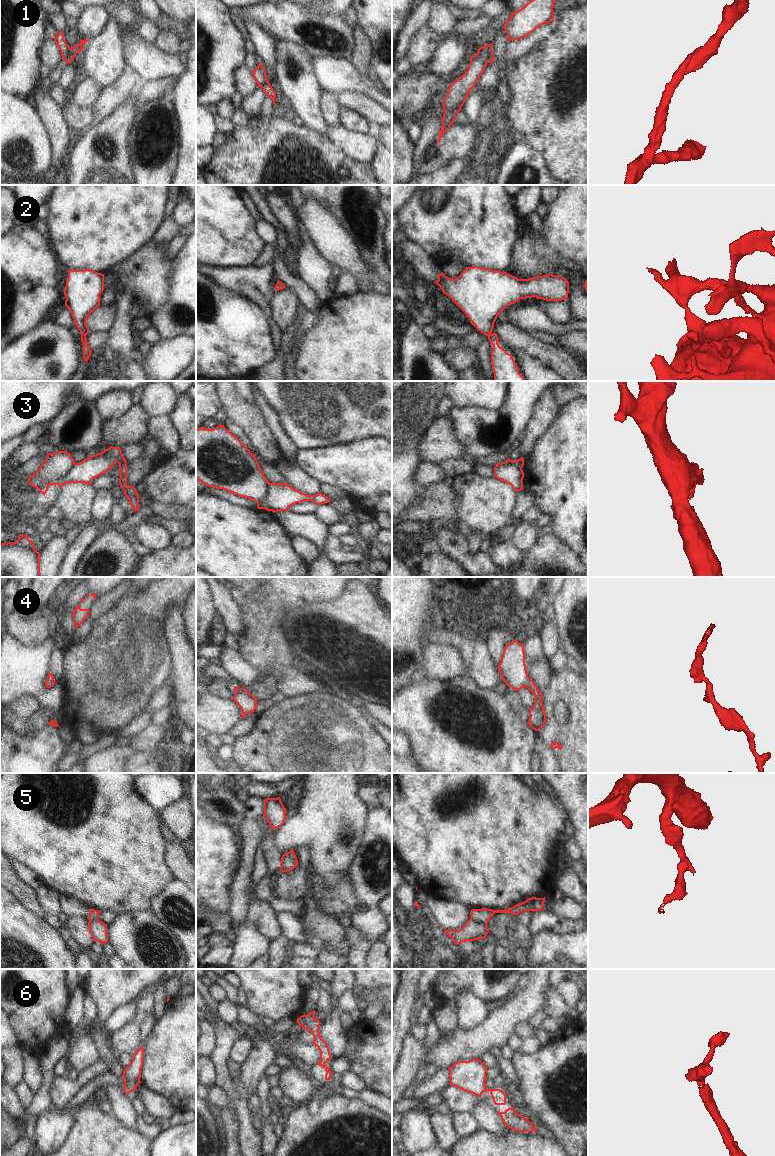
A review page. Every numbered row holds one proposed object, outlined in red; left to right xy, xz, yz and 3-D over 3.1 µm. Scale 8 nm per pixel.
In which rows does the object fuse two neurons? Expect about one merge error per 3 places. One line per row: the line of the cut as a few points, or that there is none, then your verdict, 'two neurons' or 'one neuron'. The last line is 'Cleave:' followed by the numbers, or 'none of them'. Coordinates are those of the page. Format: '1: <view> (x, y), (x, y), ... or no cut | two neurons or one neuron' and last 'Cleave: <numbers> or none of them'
1: yz (491, 48), (486, 61) | two neurons
2: no cut | one neuron
3: xz (269, 483), (269, 494), (266, 503), (275, 511) | two neurons
4: no cut | one neuron
5: yz (470, 918), (486, 924) | two neurons
6: no cut | one neuron
Cleave: 1, 3, 5

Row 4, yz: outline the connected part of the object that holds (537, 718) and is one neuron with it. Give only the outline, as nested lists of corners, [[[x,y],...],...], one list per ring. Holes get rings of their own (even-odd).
[[[515,639],[507,644],[497,668],[507,686],[516,691],[520,691],[523,687],[526,687],[534,694],[535,702],[529,710],[527,724],[535,731],[541,730],[546,724],[542,693],[528,676],[525,665],[524,645]]]

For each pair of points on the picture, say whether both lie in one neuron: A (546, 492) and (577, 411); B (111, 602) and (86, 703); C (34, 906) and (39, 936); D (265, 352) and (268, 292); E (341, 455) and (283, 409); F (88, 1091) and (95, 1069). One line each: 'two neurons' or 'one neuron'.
A: one neuron
B: two neurons
C: two neurons
D: two neurons
E: two neurons
F: two neurons

